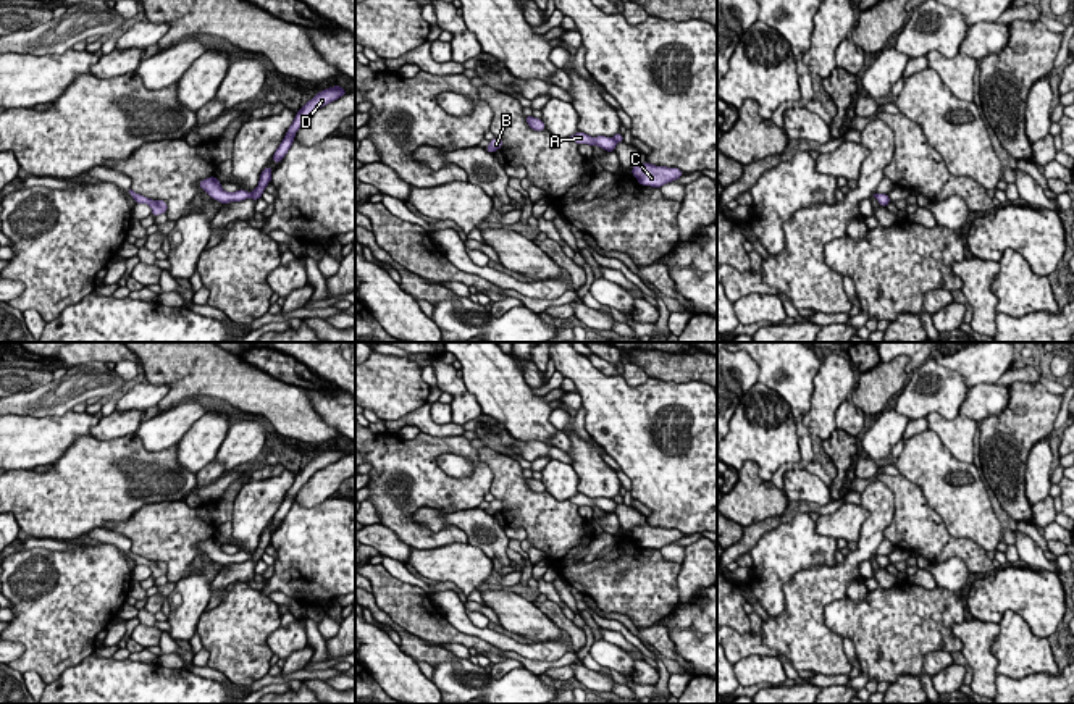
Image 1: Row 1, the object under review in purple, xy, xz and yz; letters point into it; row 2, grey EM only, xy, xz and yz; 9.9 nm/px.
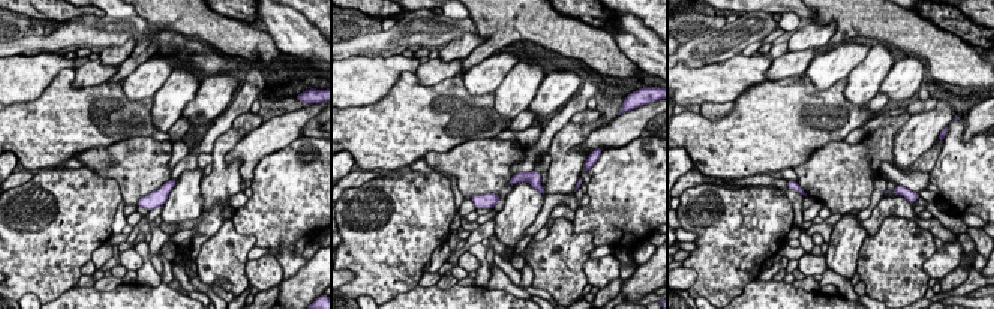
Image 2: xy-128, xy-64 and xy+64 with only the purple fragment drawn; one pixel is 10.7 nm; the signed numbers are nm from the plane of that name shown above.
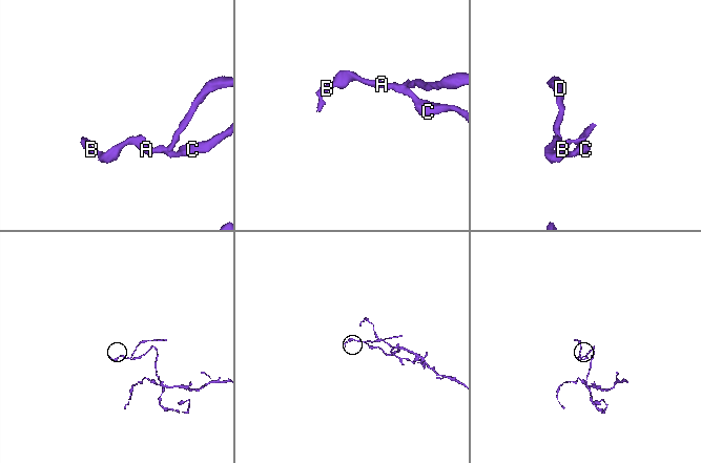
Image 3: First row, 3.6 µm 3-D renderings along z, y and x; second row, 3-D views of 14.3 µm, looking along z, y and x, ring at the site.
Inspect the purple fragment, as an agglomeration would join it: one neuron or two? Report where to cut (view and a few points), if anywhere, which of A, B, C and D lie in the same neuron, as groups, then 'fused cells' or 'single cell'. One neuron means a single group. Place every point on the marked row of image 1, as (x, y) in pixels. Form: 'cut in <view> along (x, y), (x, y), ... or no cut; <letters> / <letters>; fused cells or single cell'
cut in xy along (251, 192), (252, 197); A B C / D; fused cells

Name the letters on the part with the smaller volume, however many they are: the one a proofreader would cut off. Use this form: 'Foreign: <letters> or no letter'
Foreign: D

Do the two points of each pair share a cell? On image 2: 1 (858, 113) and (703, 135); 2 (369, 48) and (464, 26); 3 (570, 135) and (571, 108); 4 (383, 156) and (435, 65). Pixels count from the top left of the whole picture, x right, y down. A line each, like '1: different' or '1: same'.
1: same
2: same
3: different
4: different

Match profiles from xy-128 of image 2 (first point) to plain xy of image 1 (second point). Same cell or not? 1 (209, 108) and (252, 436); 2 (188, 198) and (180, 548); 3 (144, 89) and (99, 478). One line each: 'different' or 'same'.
1: same
2: different
3: different

